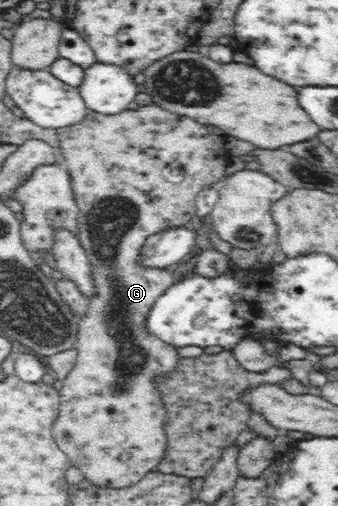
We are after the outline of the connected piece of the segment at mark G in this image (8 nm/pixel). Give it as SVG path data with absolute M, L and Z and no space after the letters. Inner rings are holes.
M156 104L146 107L139 107L136 111L125 110L115 115L103 115L96 111L89 110L82 122L71 124L57 130L61 145L59 152L65 157L65 168L71 173L74 180L74 192L77 195L78 206L80 207L77 233L79 241L83 241L83 246L87 252L92 273L92 295L88 296L88 307L85 315L80 315L78 323L78 344L76 345L78 362L63 380L62 390L59 390L60 404L58 414L51 426L51 431L55 435L55 441L63 449L63 453L71 459L75 468L81 470L91 486L97 488L109 488L116 490L126 490L128 487L137 486L147 474L157 472L157 467L167 455L167 433L165 432L165 421L167 421L167 408L165 395L161 385L165 379L171 378L179 365L181 357L177 346L173 343L163 341L159 336L150 331L149 316L154 313L155 305L162 295L177 283L177 273L163 267L151 267L145 264L142 259L142 247L146 239L153 234L186 225L190 219L195 219L196 215L196 193L201 187L217 184L221 185L224 179L225 165L227 165L227 151L223 151L223 131L219 127L203 127L201 123L178 113L167 111Z

